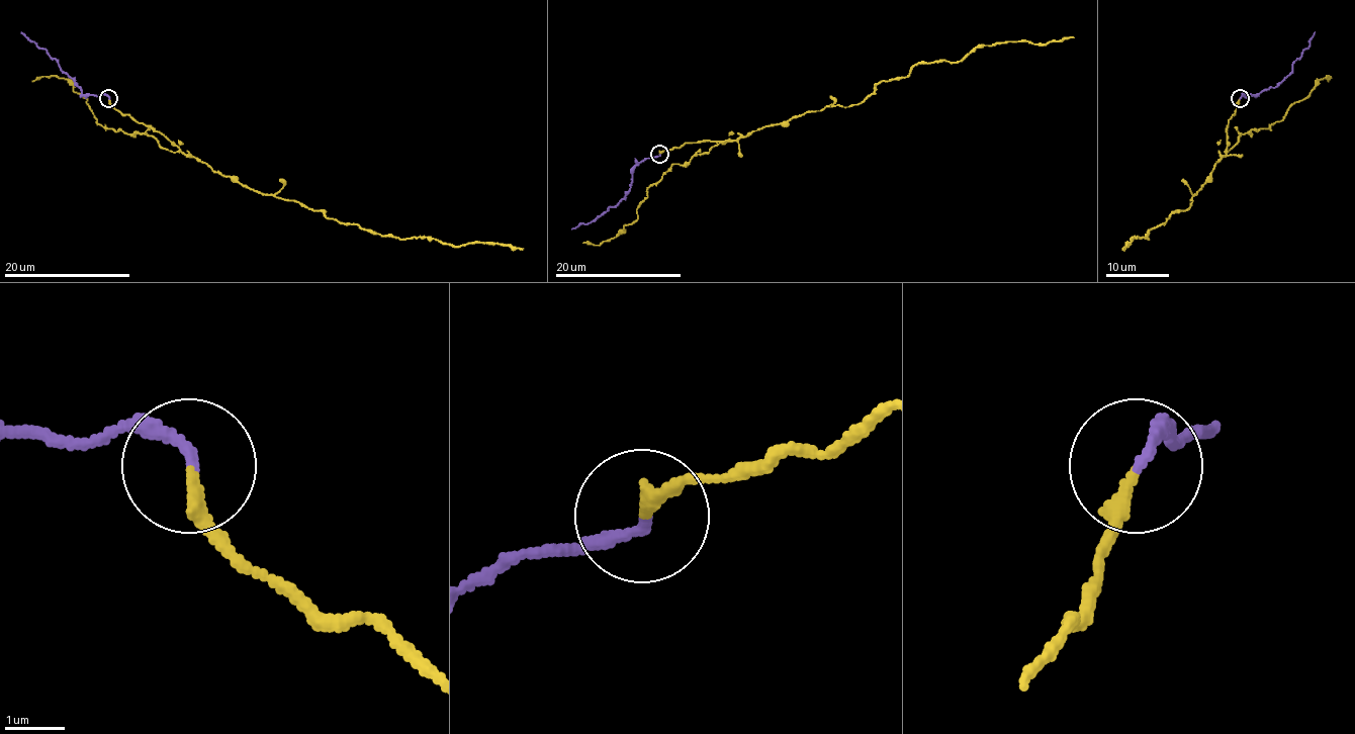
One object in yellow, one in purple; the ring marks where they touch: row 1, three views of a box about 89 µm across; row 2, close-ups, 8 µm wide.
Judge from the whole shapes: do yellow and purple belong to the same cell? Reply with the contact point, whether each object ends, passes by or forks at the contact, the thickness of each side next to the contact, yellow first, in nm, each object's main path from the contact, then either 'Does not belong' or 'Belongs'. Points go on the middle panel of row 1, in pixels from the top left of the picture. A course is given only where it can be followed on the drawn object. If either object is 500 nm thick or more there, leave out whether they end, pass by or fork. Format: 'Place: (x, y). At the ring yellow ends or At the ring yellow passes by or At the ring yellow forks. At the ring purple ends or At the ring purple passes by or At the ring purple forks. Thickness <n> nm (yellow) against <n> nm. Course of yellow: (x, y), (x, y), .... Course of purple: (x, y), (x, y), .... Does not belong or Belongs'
Place: (659, 154). At the ring yellow ends. At the ring purple ends. Thickness 220 nm (yellow) against 180 nm. Course of yellow: (659, 155), (859, 104), (878, 84), (906, 77), (918, 63), (962, 62), (1005, 40), (1048, 43), (1073, 36). Course of purple: (659, 155), (645, 158), (634, 167), (630, 191), (614, 206), (609, 206), (595, 220), (571, 228). Belongs

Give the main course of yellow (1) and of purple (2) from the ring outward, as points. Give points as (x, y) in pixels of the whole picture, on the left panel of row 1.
1: (109, 98), (115, 108), (150, 124), (213, 170), (256, 191), (321, 209), (327, 217), (393, 237), (523, 249)
2: (109, 98), (104, 94), (84, 94), (44, 49), (39, 49), (20, 31)

